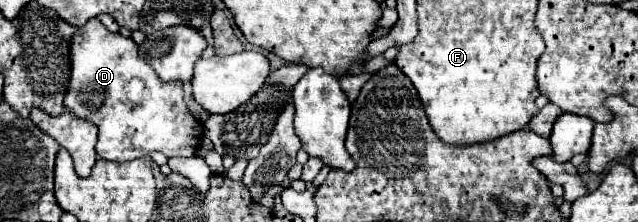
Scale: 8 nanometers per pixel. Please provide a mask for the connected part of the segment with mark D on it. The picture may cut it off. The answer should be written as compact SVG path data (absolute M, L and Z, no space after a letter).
M90 19L86 25L78 27L70 43L70 61L72 75L68 93L64 97L66 109L74 115L84 117L98 125L98 143L96 151L100 159L108 161L132 161L154 151L164 153L166 157L192 157L202 141L204 127L198 123L184 103L184 87L180 81L164 83L154 73L154 69L138 57L138 45L130 37L108 31L98 19Z

